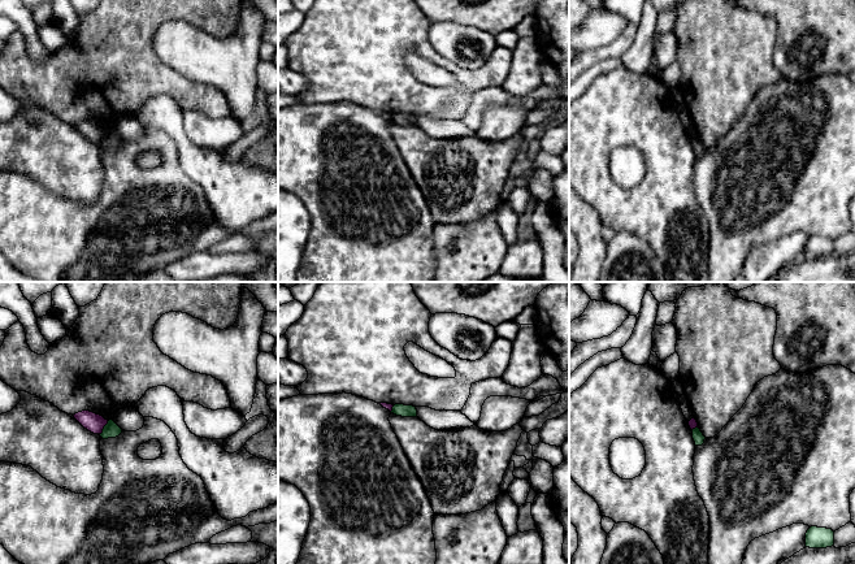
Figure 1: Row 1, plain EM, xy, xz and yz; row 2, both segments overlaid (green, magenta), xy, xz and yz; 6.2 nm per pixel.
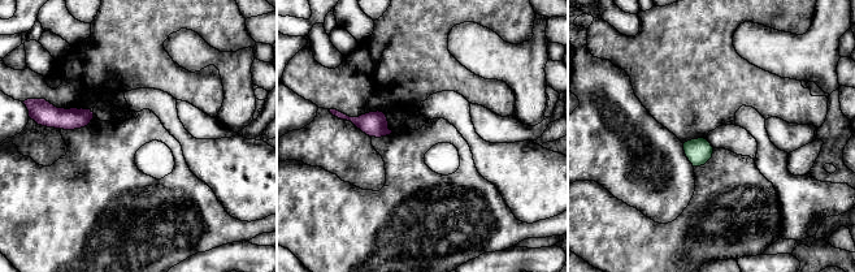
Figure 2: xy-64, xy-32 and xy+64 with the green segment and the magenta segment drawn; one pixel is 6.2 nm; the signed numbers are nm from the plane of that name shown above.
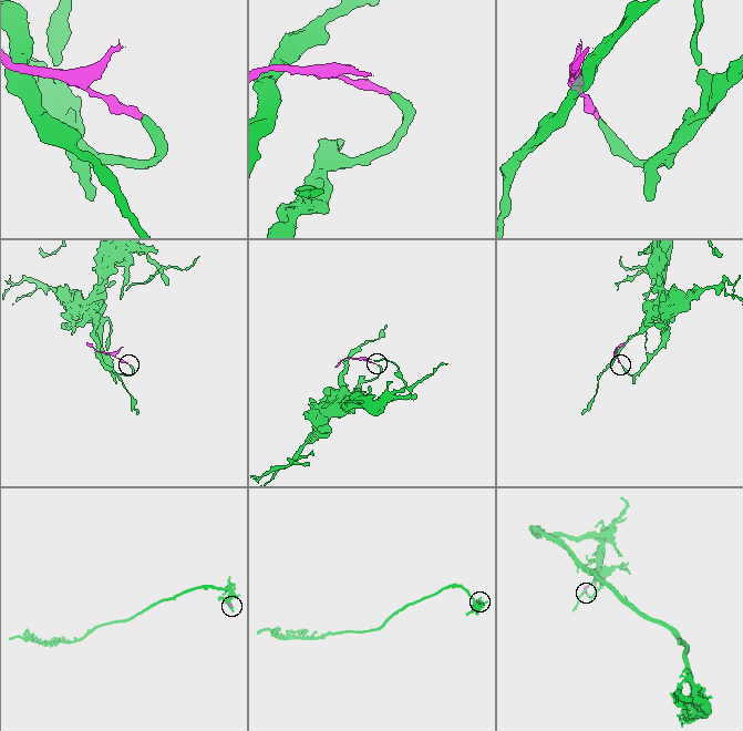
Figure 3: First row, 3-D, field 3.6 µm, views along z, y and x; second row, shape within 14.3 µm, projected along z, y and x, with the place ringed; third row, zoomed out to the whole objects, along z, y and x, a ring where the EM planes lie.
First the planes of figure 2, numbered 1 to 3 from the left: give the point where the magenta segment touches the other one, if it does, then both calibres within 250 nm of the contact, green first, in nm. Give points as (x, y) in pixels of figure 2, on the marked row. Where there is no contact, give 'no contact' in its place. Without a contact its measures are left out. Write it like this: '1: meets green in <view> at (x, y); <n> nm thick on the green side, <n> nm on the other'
1: no contact
2: no contact
3: no contact

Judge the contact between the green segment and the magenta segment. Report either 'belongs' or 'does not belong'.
does not belong

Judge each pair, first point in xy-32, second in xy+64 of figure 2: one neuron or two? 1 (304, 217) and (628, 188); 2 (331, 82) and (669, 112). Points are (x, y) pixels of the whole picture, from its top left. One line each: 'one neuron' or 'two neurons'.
1: two neurons
2: one neuron

